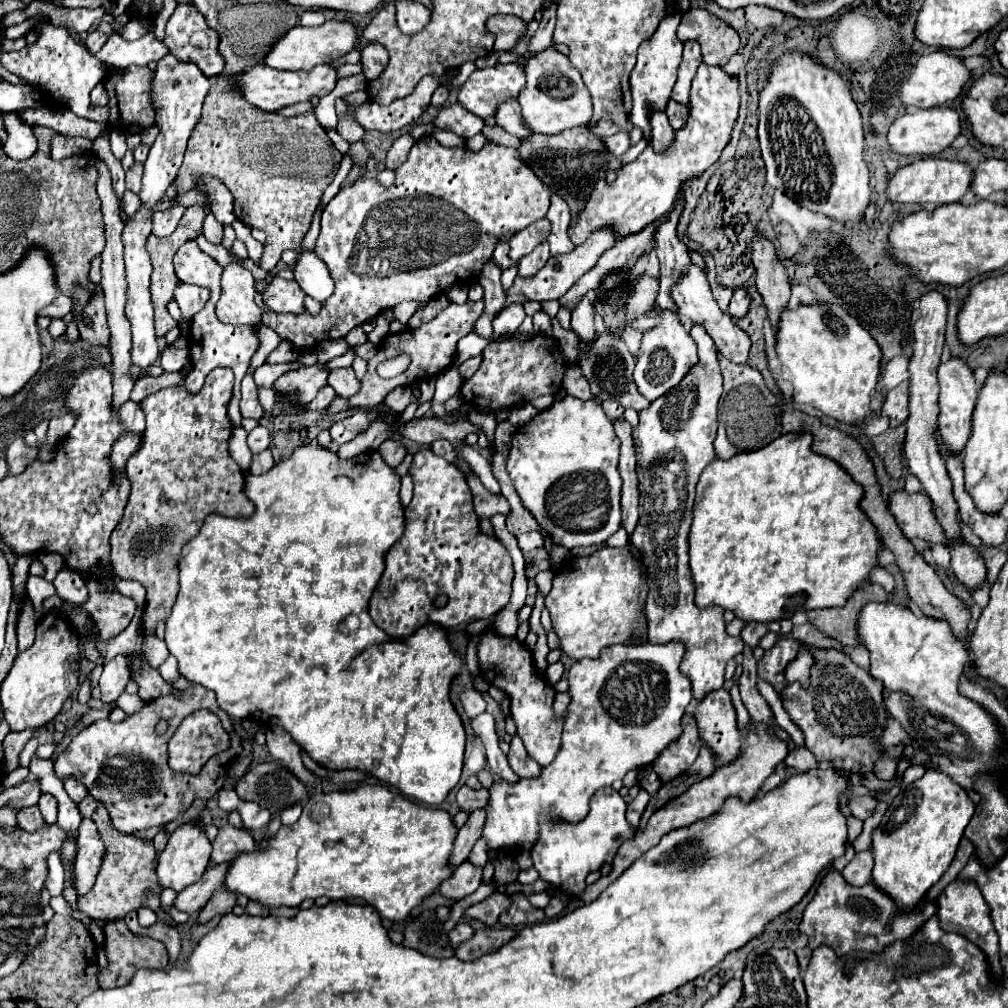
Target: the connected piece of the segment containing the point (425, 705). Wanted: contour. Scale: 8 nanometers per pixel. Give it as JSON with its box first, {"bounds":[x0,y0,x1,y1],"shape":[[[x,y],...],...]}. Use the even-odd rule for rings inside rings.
{"bounds":[164,443,478,805],"shape":[[[314,443],[294,449],[290,459],[274,465],[264,475],[248,475],[244,483],[244,495],[254,503],[254,513],[246,521],[232,521],[232,517],[212,513],[208,515],[208,519],[204,519],[204,525],[198,531],[198,535],[192,537],[182,547],[182,553],[178,559],[180,591],[172,607],[172,613],[166,619],[164,641],[170,655],[178,659],[180,675],[186,677],[190,683],[198,683],[214,691],[220,709],[226,711],[228,715],[236,719],[264,719],[264,715],[274,717],[278,721],[264,721],[264,723],[278,725],[286,733],[290,733],[292,739],[300,745],[300,749],[308,753],[318,765],[332,771],[358,769],[366,775],[372,775],[396,787],[408,799],[414,799],[418,803],[428,803],[428,805],[440,805],[460,781],[464,739],[466,739],[460,715],[450,703],[448,691],[450,691],[452,679],[460,673],[460,667],[464,663],[470,673],[478,673],[478,659],[476,659],[478,637],[474,637],[472,643],[468,643],[466,655],[462,659],[450,647],[444,629],[438,625],[424,625],[412,637],[402,641],[402,639],[392,639],[372,623],[368,615],[368,599],[376,589],[376,583],[380,581],[380,575],[384,571],[384,555],[388,547],[392,547],[400,539],[400,533],[404,533],[404,509],[400,505],[398,489],[400,489],[400,477],[396,477],[394,469],[384,463],[378,451],[342,461],[336,453]],[[350,615],[356,615],[360,619],[358,629],[352,633],[340,631],[340,623]]]}

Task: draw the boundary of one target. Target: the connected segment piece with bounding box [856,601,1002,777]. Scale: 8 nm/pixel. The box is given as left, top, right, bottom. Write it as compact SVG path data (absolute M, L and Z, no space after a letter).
M894 601L870 603L864 605L858 615L856 635L860 645L870 653L870 673L884 683L884 705L920 747L932 755L946 755L956 767L964 769L968 777L988 771L988 767L998 763L1002 731L998 731L998 723L984 713L984 707L958 693L958 679L968 671L970 655L964 643L954 637L946 621L926 615L916 617L910 607Z

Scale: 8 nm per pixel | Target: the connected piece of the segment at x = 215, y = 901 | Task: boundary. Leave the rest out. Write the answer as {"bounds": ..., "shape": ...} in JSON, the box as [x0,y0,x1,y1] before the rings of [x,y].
{"bounds":[196,893,236,923],"shape":[[[214,893],[210,897],[210,901],[206,903],[206,907],[200,911],[196,923],[208,923],[216,915],[232,913],[234,905],[236,905],[236,895],[232,895],[232,893]]]}

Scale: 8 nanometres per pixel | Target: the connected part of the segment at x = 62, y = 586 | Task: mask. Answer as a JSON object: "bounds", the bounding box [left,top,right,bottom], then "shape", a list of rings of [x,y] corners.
{"bounds":[54,569,88,605],"shape":[[[62,569],[56,579],[54,579],[54,587],[56,587],[56,593],[60,599],[64,601],[70,601],[70,603],[76,603],[76,605],[82,605],[88,597],[88,589],[84,585],[84,581],[78,577],[76,571],[70,571],[70,569]]]}

